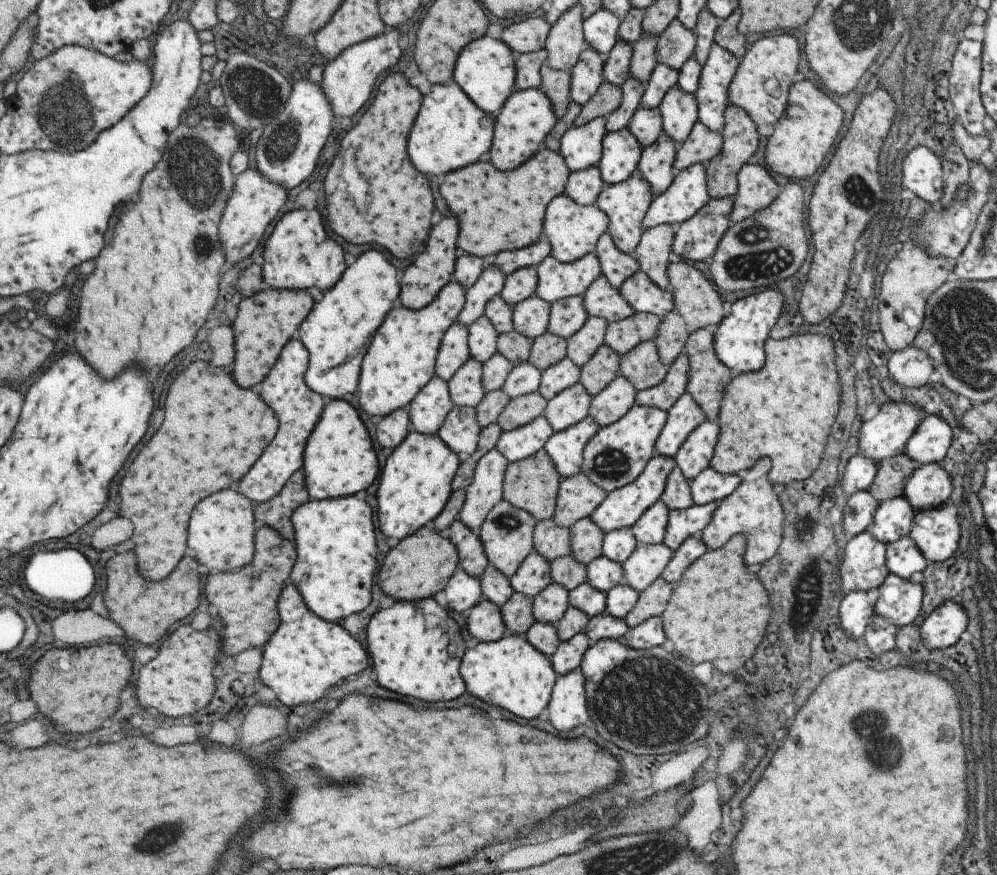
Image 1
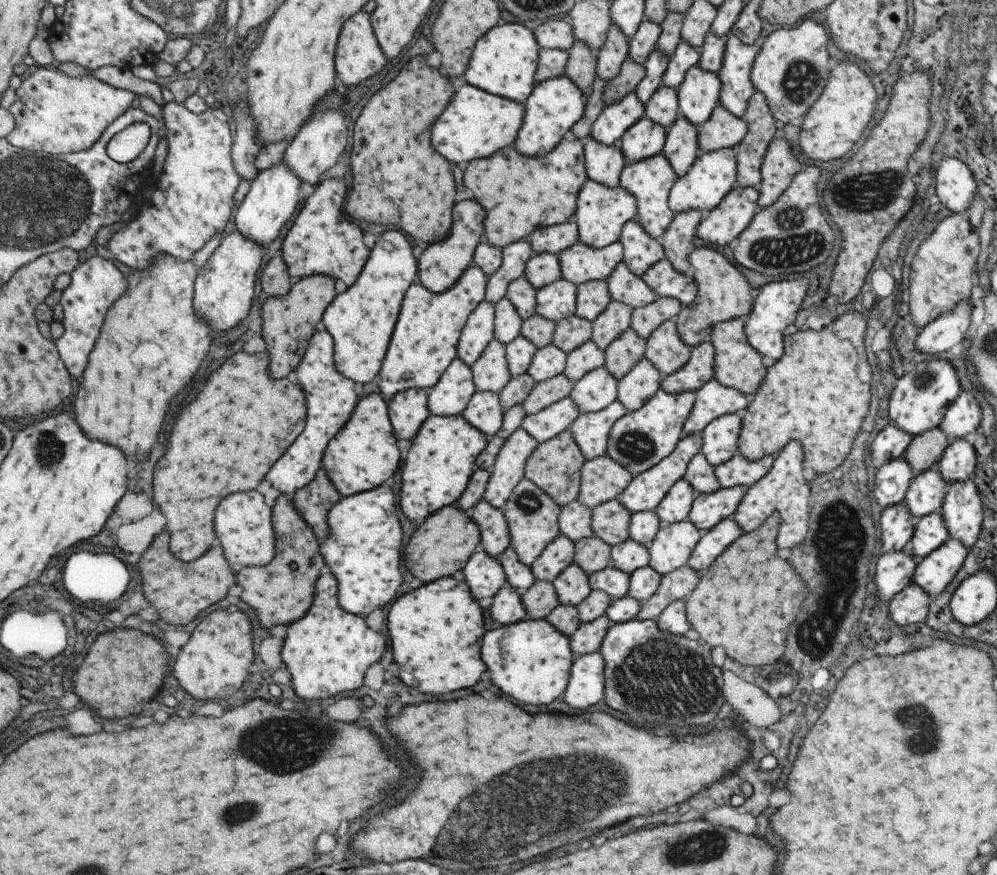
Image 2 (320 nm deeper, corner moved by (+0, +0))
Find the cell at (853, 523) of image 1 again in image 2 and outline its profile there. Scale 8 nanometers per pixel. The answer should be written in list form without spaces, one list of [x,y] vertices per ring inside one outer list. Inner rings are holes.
[[[903,457],[877,464],[873,496],[882,510],[904,500],[907,487],[914,475]]]

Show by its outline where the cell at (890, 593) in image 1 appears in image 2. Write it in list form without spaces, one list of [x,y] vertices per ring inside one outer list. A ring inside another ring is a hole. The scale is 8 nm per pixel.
[[[953,537],[917,562],[912,580],[928,596],[939,594],[962,567],[969,548]]]

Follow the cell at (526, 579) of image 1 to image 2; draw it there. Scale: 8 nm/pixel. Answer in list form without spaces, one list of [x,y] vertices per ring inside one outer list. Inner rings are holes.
[[[558,534],[541,554],[530,564],[534,580],[552,582],[552,580],[572,563],[574,542]]]

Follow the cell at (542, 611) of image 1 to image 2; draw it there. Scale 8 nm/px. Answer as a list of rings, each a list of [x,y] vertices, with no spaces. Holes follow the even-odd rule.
[[[573,562],[564,568],[552,583],[559,605],[576,607],[592,591],[588,575]]]

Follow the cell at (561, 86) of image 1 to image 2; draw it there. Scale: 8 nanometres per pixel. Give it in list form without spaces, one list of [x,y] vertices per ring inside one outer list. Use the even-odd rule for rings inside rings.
[[[577,41],[568,48],[564,75],[573,81],[584,94],[584,100],[591,94],[596,77],[596,52],[588,44]]]

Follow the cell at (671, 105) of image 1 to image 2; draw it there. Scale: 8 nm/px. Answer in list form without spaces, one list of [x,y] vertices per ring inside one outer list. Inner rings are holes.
[[[698,64],[690,66],[676,88],[679,114],[692,125],[703,124],[717,106],[720,90],[717,73],[702,69]]]

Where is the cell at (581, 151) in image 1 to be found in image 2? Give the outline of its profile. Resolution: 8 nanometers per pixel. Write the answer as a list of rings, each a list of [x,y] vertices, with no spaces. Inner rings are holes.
[[[631,91],[616,103],[605,106],[591,125],[589,136],[601,144],[613,146],[643,116],[644,104]]]

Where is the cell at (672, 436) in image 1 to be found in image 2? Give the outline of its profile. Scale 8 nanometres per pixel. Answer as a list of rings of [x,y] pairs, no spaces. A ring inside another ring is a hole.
[[[709,379],[694,391],[694,403],[682,426],[682,436],[700,433],[708,422],[729,413],[740,414],[746,408],[747,397],[737,389]]]

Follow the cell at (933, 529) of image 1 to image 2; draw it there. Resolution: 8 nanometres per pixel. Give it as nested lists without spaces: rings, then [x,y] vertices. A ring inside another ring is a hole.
[[[970,477],[953,481],[946,488],[939,508],[948,536],[970,548],[981,530],[981,500]]]

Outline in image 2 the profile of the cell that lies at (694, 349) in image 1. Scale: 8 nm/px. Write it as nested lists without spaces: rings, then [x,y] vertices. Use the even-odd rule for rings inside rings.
[[[744,318],[721,321],[713,326],[710,332],[709,342],[713,345],[713,378],[723,386],[737,389],[742,392],[748,402],[753,398],[755,390],[759,388],[767,366],[763,364],[765,360],[747,342],[744,333]]]

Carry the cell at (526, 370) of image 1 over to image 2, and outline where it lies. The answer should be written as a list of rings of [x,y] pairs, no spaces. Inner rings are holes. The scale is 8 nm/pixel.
[[[549,343],[535,351],[525,373],[538,383],[561,374],[565,363],[566,352],[557,348],[553,343]]]

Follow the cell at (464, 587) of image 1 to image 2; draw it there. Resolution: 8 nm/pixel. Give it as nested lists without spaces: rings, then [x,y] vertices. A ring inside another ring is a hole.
[[[481,549],[469,557],[461,571],[475,600],[491,598],[506,582],[499,561]]]

